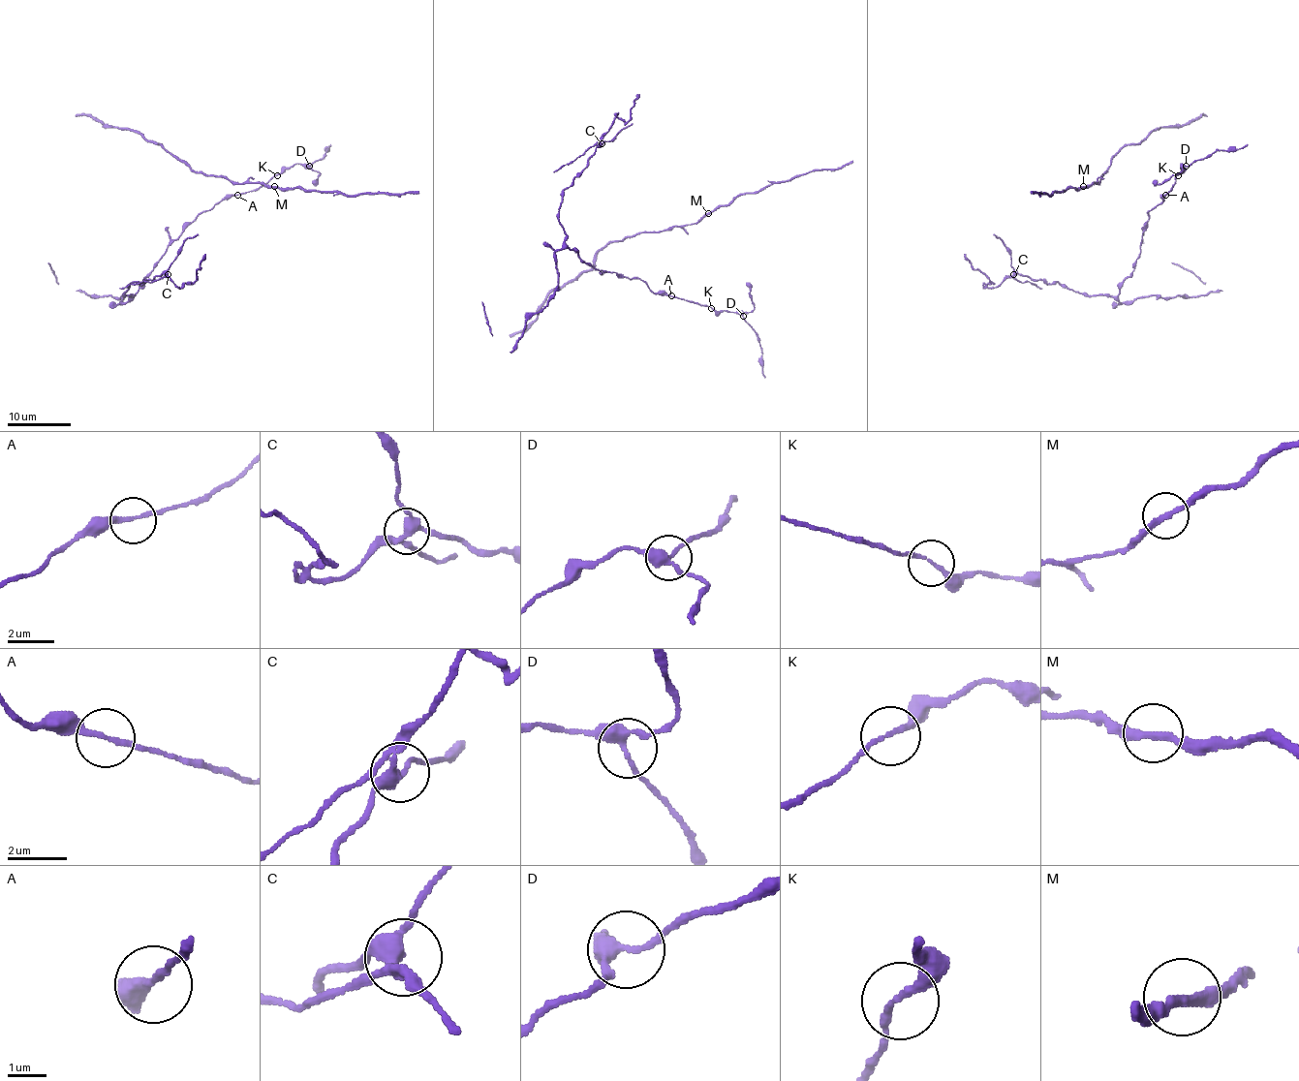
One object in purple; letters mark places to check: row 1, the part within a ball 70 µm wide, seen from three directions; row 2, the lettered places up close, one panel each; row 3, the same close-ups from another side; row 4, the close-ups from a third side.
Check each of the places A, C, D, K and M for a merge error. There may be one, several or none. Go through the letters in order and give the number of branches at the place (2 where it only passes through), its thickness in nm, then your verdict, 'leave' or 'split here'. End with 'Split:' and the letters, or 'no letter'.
A: branches 2; calibre 180 nm; leave
C: branches 4; calibre 320 nm; leave
D: branches 3; calibre 320 nm; leave
K: branches 2; calibre 150 nm; leave
M: branches 2; calibre 240 nm; split here
Split: M

